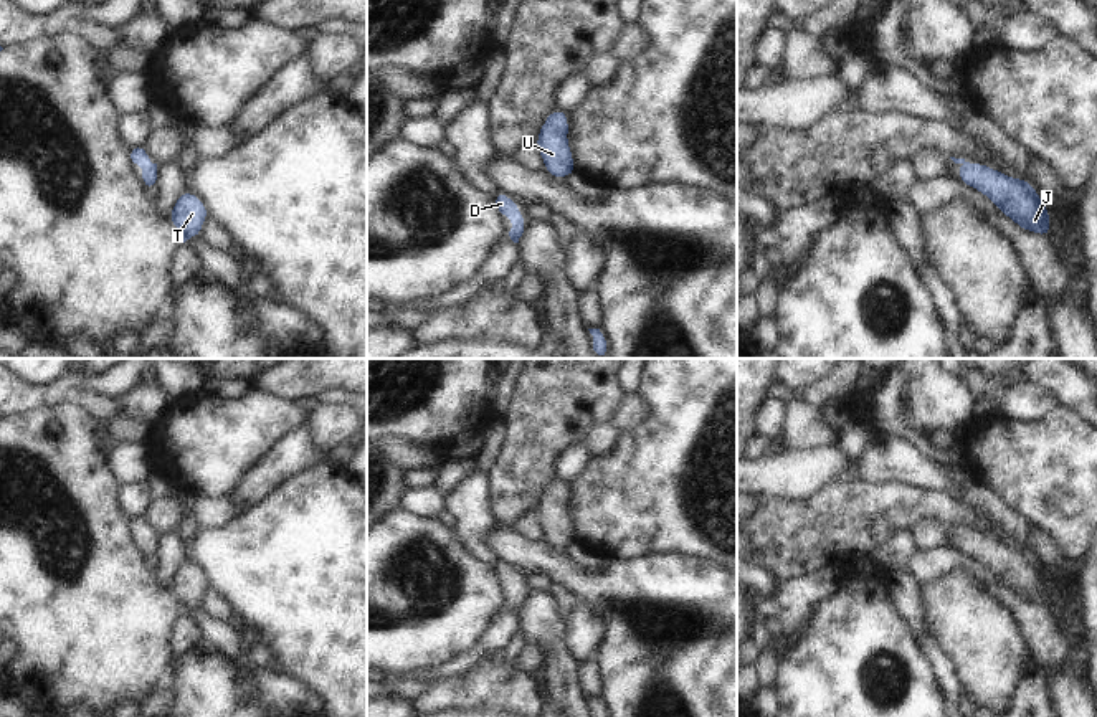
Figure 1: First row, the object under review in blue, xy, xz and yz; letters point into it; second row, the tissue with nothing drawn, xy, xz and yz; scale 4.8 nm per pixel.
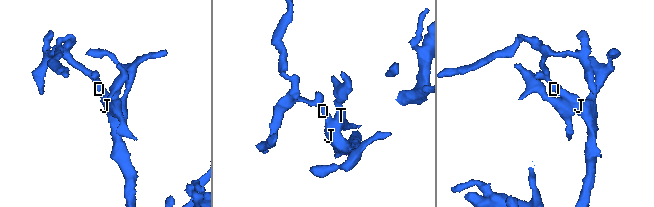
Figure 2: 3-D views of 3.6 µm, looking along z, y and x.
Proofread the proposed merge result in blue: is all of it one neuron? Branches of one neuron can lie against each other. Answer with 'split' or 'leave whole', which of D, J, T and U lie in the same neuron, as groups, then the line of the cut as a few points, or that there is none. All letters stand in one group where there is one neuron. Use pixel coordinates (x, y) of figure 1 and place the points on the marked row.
leave whole | D J T U | no cut

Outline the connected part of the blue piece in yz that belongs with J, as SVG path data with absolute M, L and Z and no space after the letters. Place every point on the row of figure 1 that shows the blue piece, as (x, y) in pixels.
M955 157L950 159L962 165L957 175L966 187L976 188L990 198L998 210L1011 218L1021 230L1049 238L1049 211L1029 180L1008 177L985 164L970 164L965 159Z

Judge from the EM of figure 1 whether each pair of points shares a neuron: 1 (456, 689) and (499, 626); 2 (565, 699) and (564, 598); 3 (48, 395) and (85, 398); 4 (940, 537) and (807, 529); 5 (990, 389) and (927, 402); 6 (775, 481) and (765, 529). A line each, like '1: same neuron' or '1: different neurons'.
1: different neurons
2: different neurons
3: different neurons
4: different neurons
5: different neurons
6: different neurons

